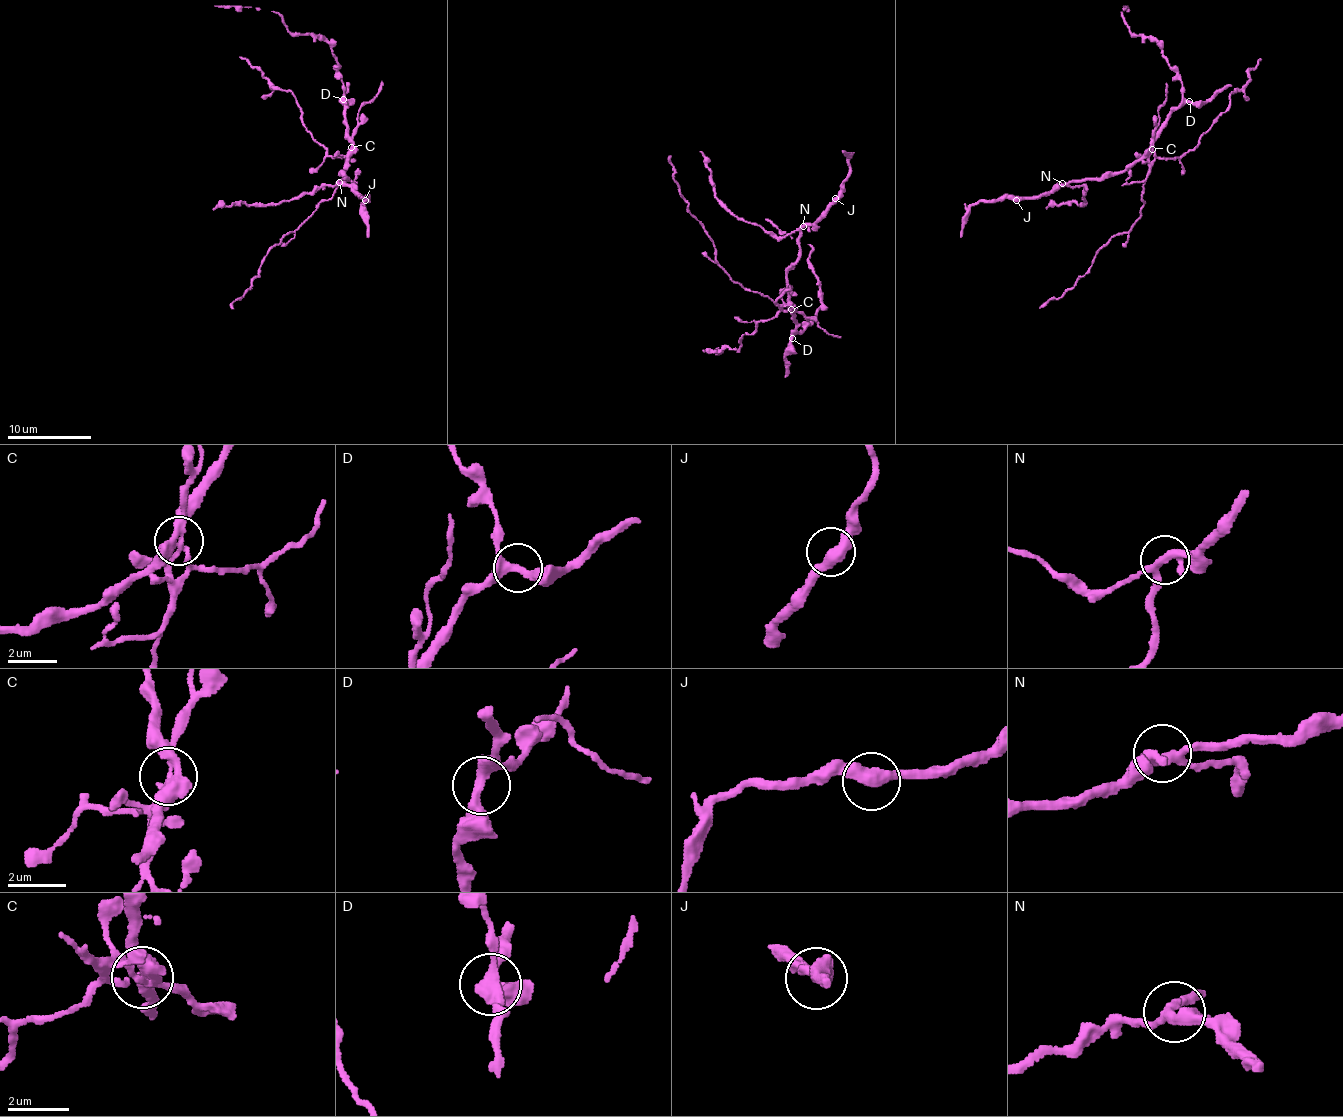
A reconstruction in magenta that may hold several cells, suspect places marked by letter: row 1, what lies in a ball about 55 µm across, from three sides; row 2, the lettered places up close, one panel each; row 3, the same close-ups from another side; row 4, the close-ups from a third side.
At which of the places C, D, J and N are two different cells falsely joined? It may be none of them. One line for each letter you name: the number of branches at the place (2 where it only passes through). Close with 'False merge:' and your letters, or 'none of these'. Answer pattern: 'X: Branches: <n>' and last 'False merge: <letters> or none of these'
C: Branches: 3
False merge: C

